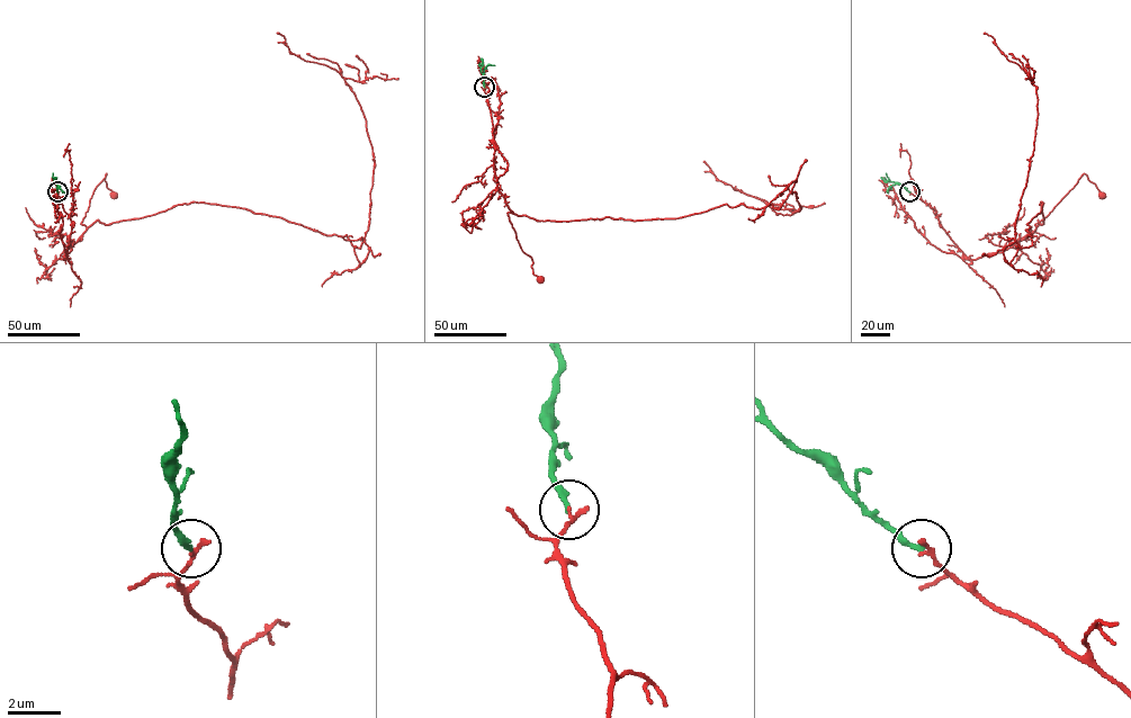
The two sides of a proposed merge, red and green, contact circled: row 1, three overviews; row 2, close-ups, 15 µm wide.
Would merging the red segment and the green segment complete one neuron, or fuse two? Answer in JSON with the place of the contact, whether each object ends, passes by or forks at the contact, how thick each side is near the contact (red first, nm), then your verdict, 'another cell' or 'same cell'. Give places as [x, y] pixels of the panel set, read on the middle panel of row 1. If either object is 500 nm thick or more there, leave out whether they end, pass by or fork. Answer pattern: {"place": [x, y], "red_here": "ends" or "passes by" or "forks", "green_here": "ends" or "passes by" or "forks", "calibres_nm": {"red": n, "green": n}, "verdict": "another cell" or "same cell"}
{"place": [484, 87], "red_here": "ends", "green_here": "ends", "calibres_nm": {"red": 190, "green": 220}, "verdict": "another cell"}

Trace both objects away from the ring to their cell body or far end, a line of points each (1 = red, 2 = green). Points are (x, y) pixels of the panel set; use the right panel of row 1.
1: (909, 193), (927, 204), (970, 259), (1003, 252), (1028, 236), (1084, 173), (1103, 195)
2: (909, 193), (897, 184), (889, 187), (888, 193)

